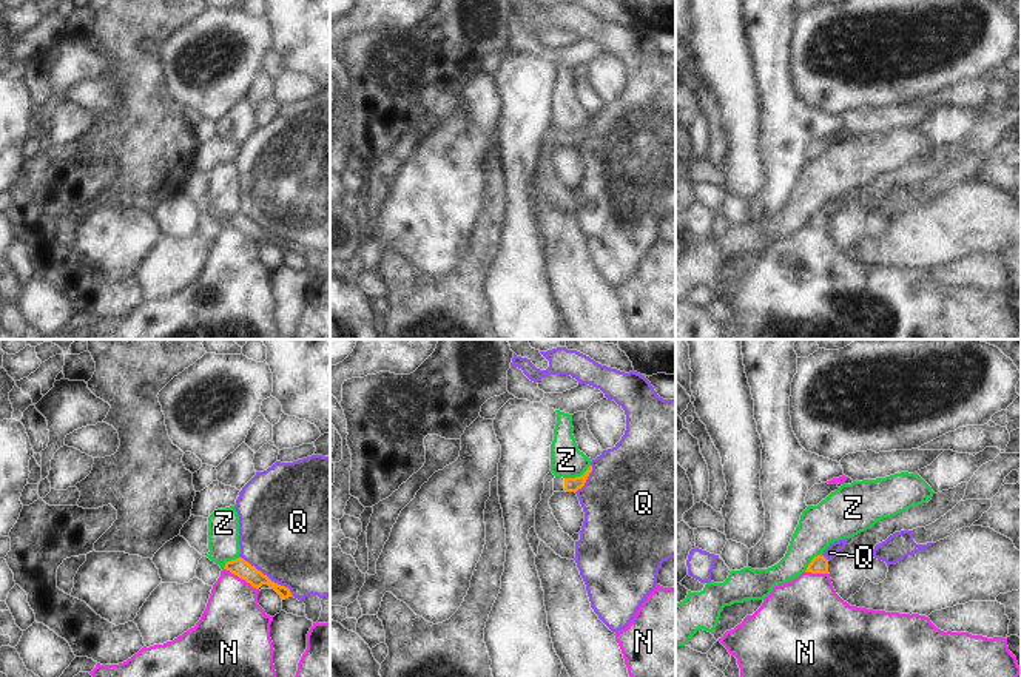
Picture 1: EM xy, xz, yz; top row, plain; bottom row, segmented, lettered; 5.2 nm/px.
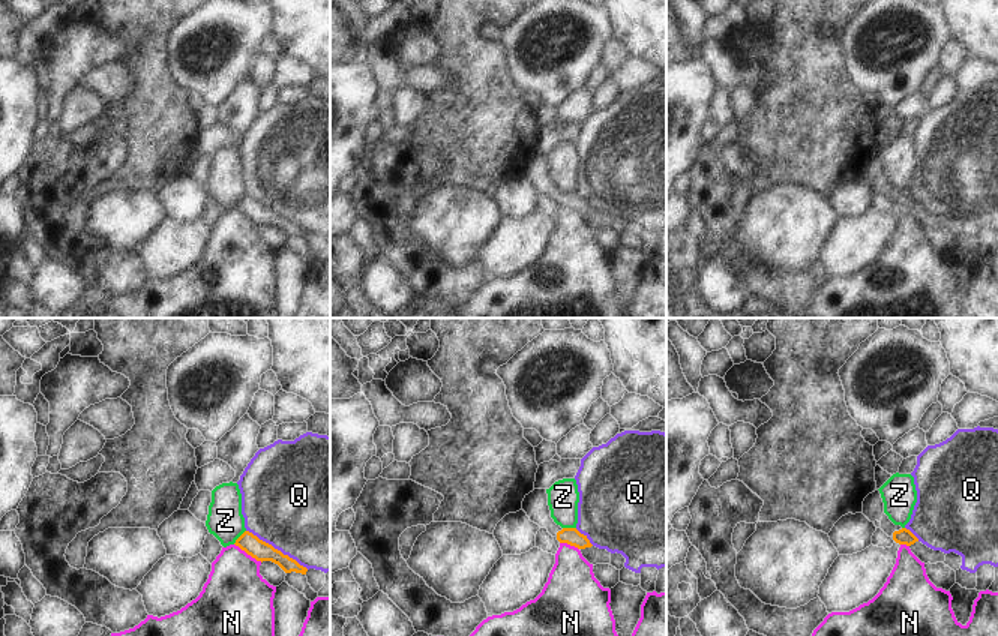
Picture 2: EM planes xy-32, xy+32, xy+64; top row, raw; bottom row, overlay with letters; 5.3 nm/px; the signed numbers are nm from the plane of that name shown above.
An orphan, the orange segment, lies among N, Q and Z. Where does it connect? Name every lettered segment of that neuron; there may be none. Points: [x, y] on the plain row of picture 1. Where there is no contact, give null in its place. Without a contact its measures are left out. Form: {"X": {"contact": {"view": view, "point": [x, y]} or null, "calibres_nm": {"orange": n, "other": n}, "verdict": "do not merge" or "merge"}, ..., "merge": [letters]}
{"N": {"contact": {"view": "xy", "point": [241, 232]}, "calibres_nm": {"orange": 90, "other": 320}, "verdict": "do not merge"}, "Q": {"contact": {"view": "xy", "point": [266, 230]}, "calibres_nm": {"orange": 90, "other": 500}, "verdict": "do not merge"}, "Z": {"contact": {"view": "xz", "point": [577, 131]}, "calibres_nm": {"orange": 80, "other": 170}, "verdict": "do not merge"}, "merge": []}

